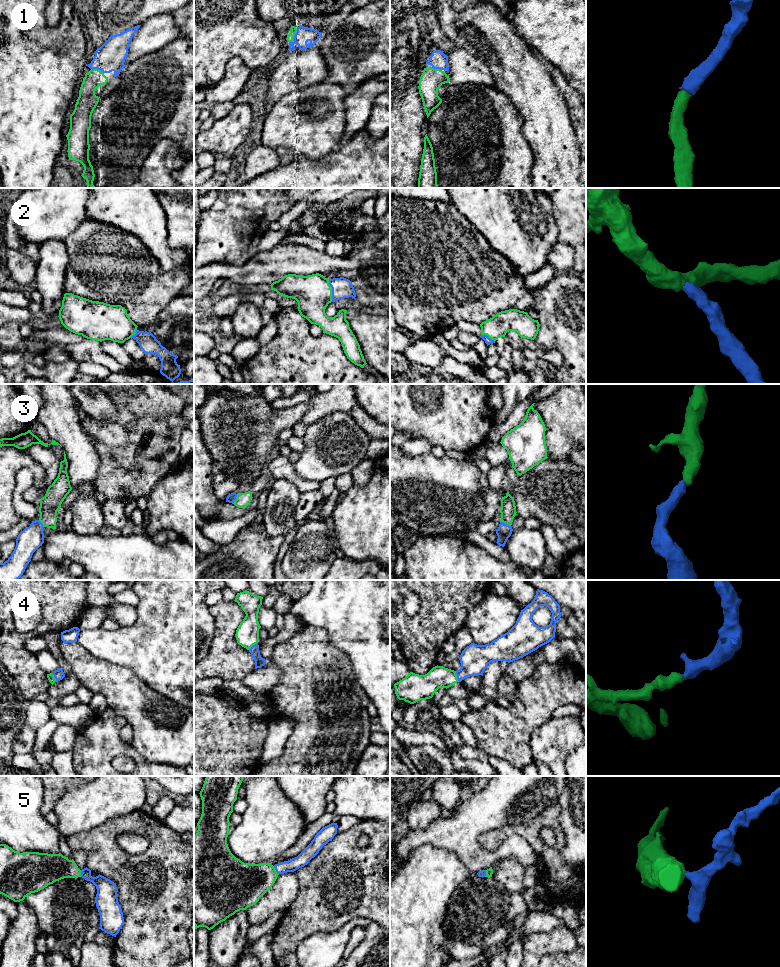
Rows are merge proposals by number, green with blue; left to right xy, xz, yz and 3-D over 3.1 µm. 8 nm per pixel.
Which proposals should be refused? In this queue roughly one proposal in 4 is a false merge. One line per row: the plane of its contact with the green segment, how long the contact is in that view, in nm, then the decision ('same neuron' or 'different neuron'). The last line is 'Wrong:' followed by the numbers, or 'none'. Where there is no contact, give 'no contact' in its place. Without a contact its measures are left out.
1: contact in xz; length 140 nm; same neuron
2: contact in xz; length 190 nm; same neuron
3: contact in yz; length 100 nm; same neuron
4: contact in yz; length 90 nm; same neuron
5: contact in xz; length 80 nm; different neuron
Wrong: 5

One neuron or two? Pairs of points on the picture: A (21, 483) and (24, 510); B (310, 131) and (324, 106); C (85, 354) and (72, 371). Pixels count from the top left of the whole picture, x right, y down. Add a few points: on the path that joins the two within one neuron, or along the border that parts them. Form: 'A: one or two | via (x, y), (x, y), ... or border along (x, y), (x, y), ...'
A: one | via (18, 490), (19, 503)
B: one | via (311, 125), (311, 120), (318, 112)
C: two | border along (72, 359), (78, 363)

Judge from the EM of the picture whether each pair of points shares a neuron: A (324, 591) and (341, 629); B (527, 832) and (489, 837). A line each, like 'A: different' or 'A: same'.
A: same
B: same

